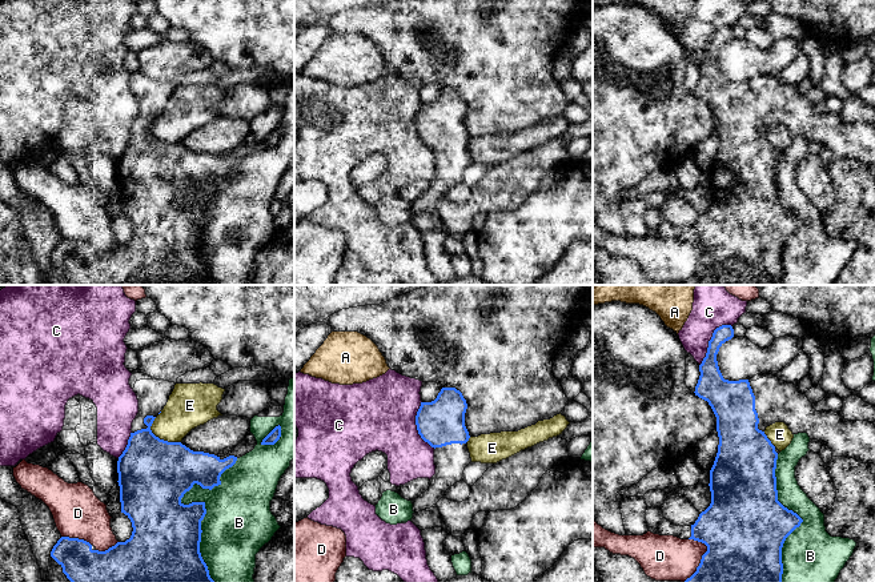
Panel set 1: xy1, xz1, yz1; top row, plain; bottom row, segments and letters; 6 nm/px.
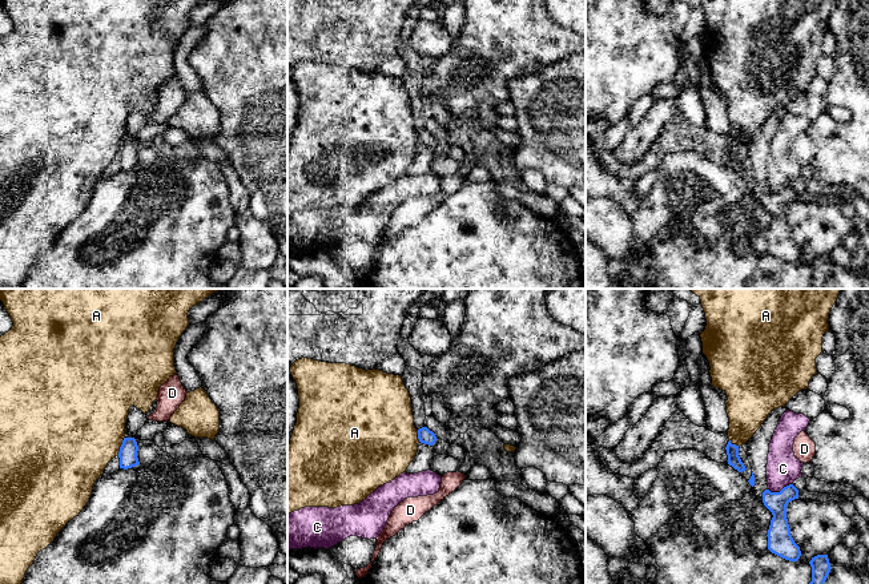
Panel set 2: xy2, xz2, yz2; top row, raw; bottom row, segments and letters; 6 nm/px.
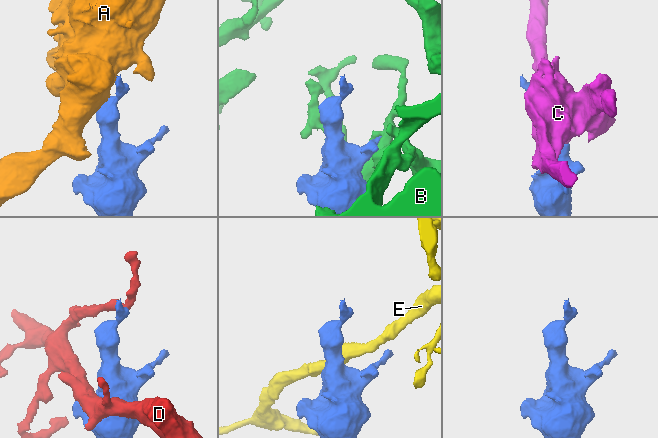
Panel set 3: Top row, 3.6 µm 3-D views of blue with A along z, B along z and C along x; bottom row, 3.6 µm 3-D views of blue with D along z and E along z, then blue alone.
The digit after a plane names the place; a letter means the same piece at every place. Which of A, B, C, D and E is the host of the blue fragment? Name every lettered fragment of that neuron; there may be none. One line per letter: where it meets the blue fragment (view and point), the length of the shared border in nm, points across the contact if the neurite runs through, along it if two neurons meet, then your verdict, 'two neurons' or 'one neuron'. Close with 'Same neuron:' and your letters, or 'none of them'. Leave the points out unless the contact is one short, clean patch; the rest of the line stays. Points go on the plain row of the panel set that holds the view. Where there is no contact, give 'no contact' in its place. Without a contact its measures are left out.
A: contact xy2 (121, 148); length 120 nm; border xy2 (124, 139), (117, 156); two neurons
B: contact xy1 (199, 204); length 750 nm; two neurons
C: contact yz1 (710, 41); length 320 nm; two neurons
D: contact yz1 (702, 260); length 280 nm; two neurons
E: contact xy1 (159, 140); length 220 nm; two neurons
Same neuron: none of them

